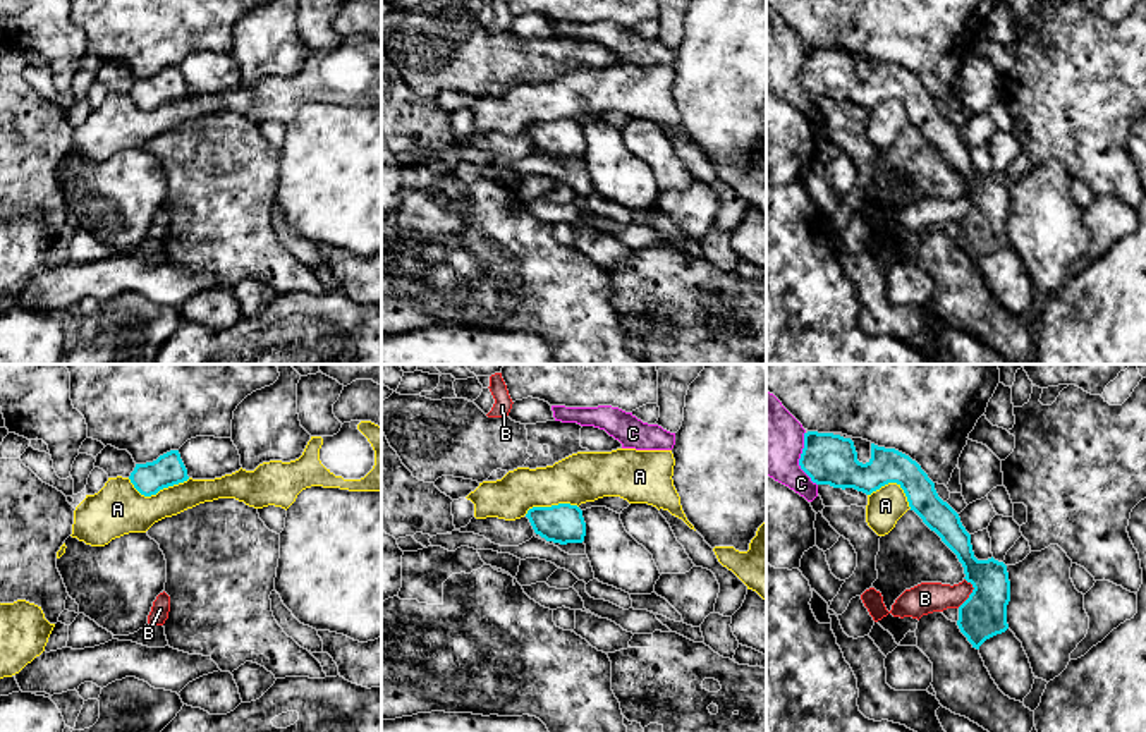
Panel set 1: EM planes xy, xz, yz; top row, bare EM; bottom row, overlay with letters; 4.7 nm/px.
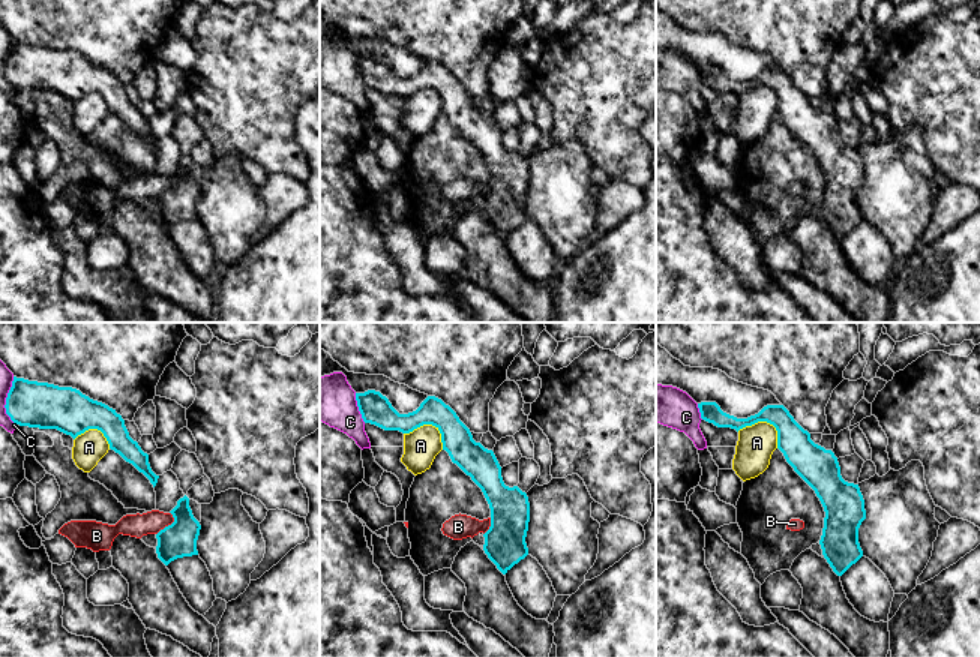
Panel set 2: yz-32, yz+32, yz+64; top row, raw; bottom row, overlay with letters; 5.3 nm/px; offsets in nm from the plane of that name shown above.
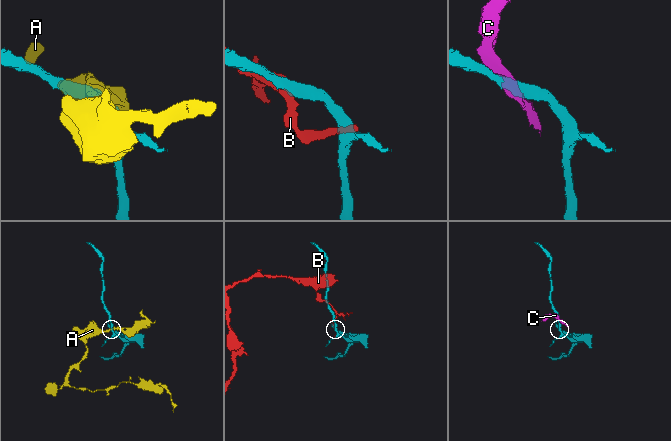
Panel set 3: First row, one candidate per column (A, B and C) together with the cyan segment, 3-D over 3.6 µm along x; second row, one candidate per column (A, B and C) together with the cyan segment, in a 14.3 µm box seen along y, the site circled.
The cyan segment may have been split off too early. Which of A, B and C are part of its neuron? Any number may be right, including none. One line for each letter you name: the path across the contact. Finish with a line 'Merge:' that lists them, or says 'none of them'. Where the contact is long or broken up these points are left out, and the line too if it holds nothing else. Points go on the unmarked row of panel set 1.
Merge: none of them

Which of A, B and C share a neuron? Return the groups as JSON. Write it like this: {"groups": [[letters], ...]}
{"groups": [["A"], ["B"], ["C"]]}

